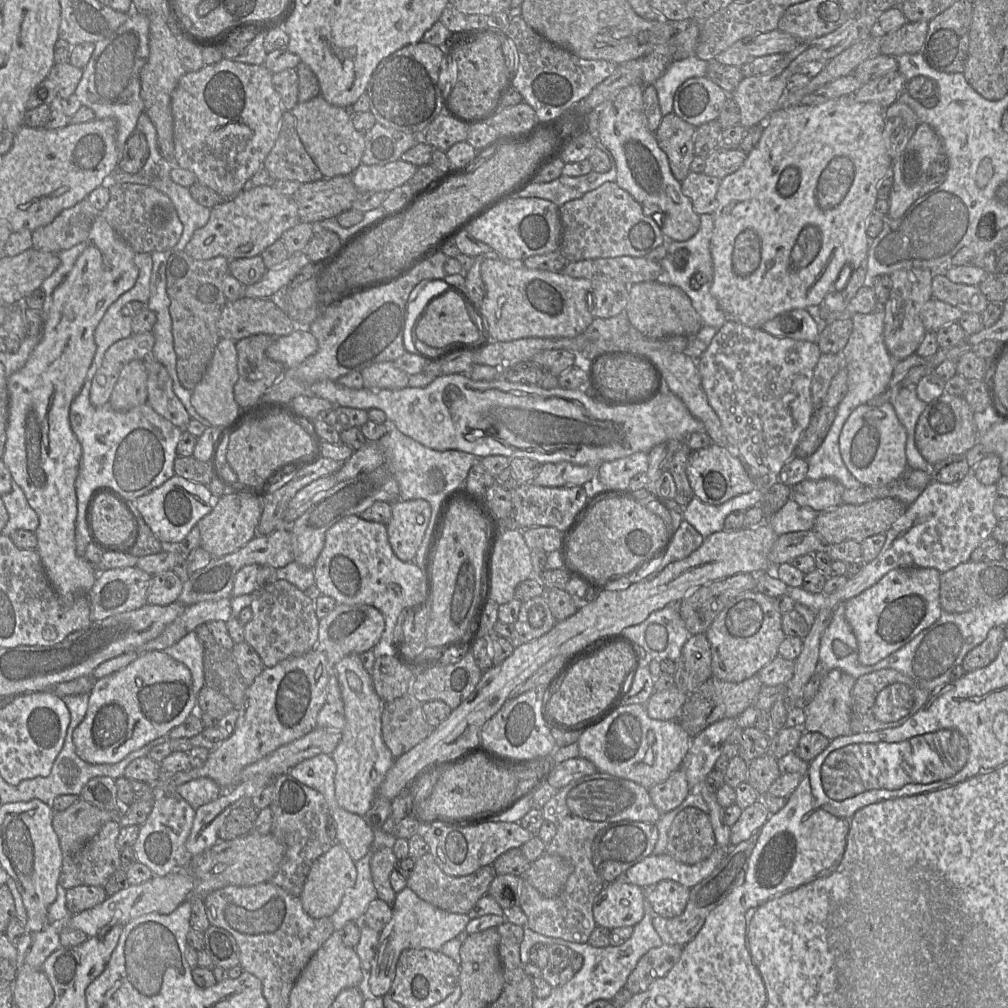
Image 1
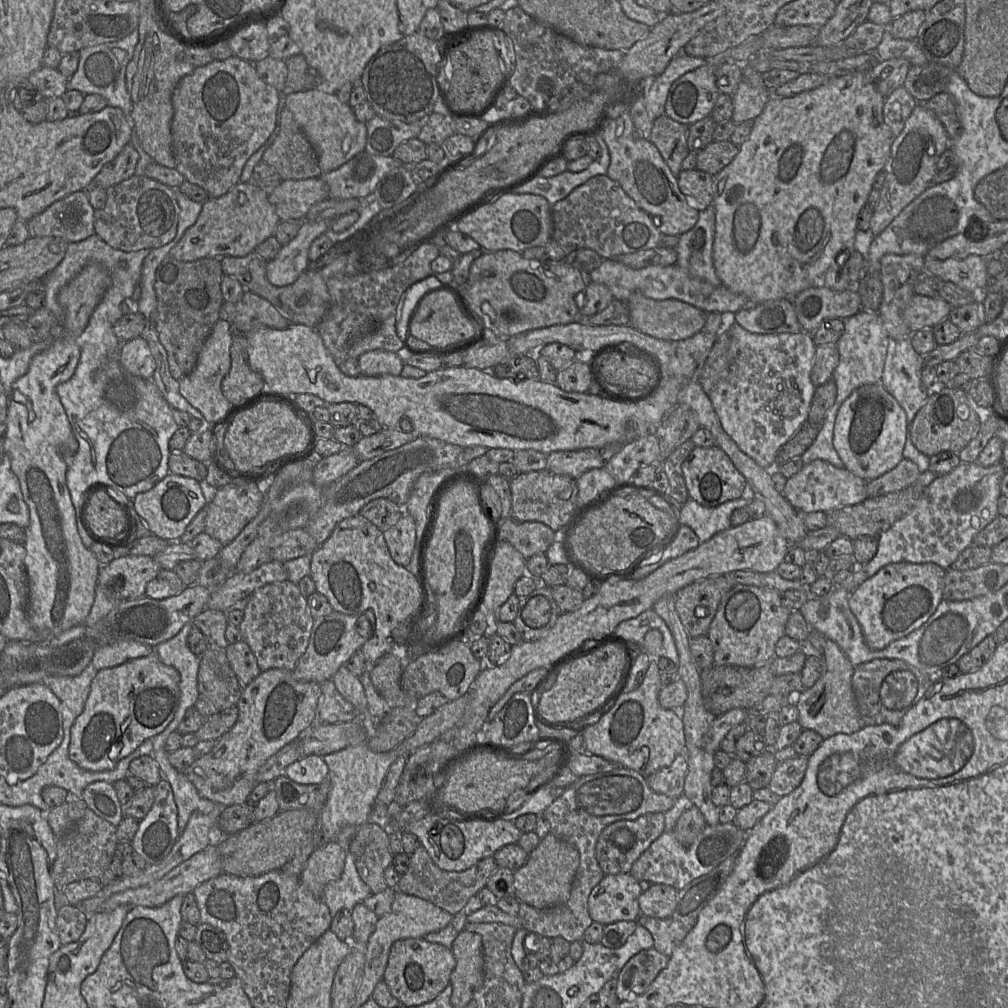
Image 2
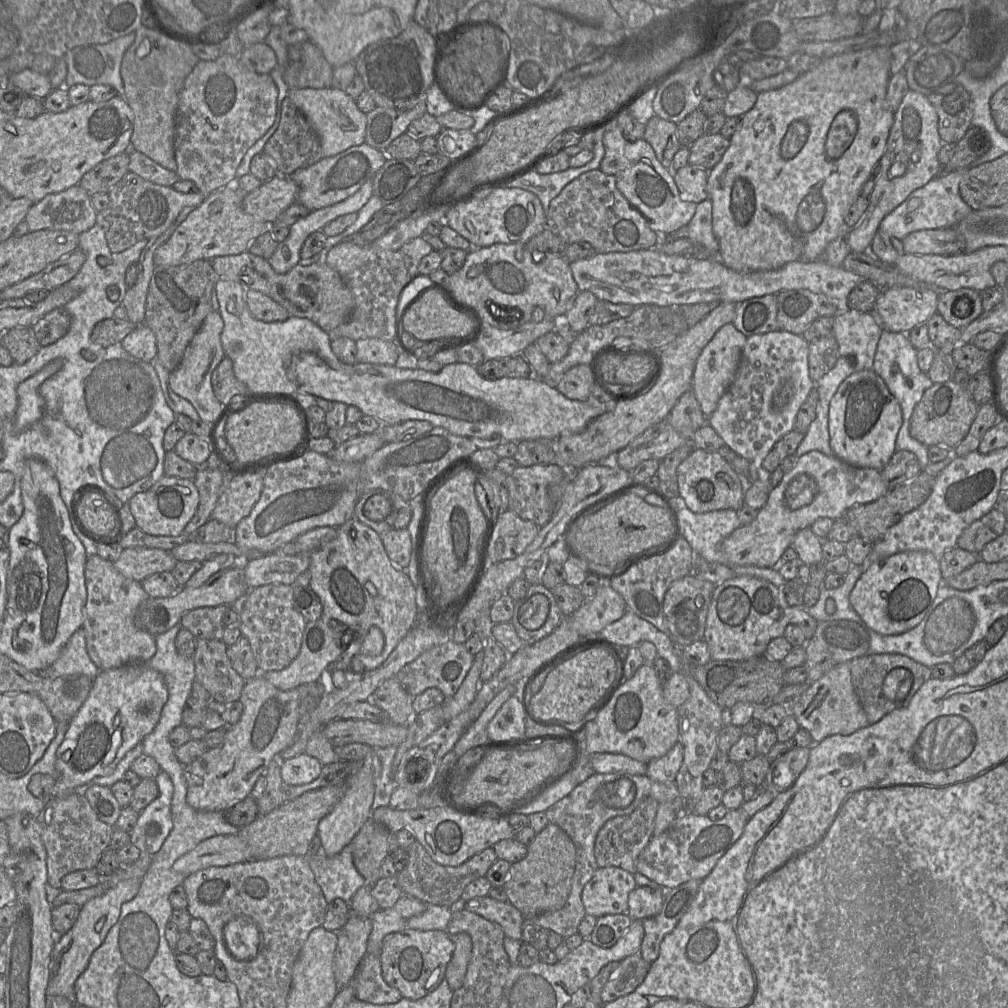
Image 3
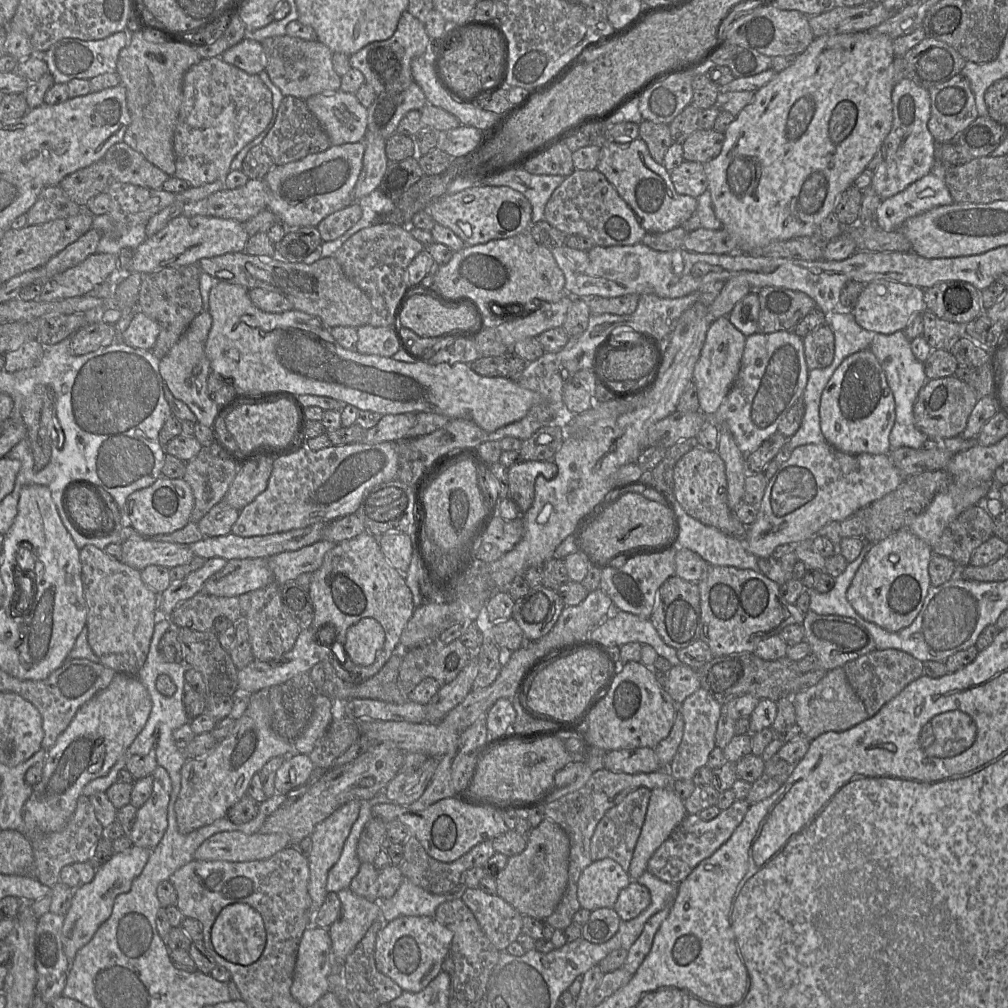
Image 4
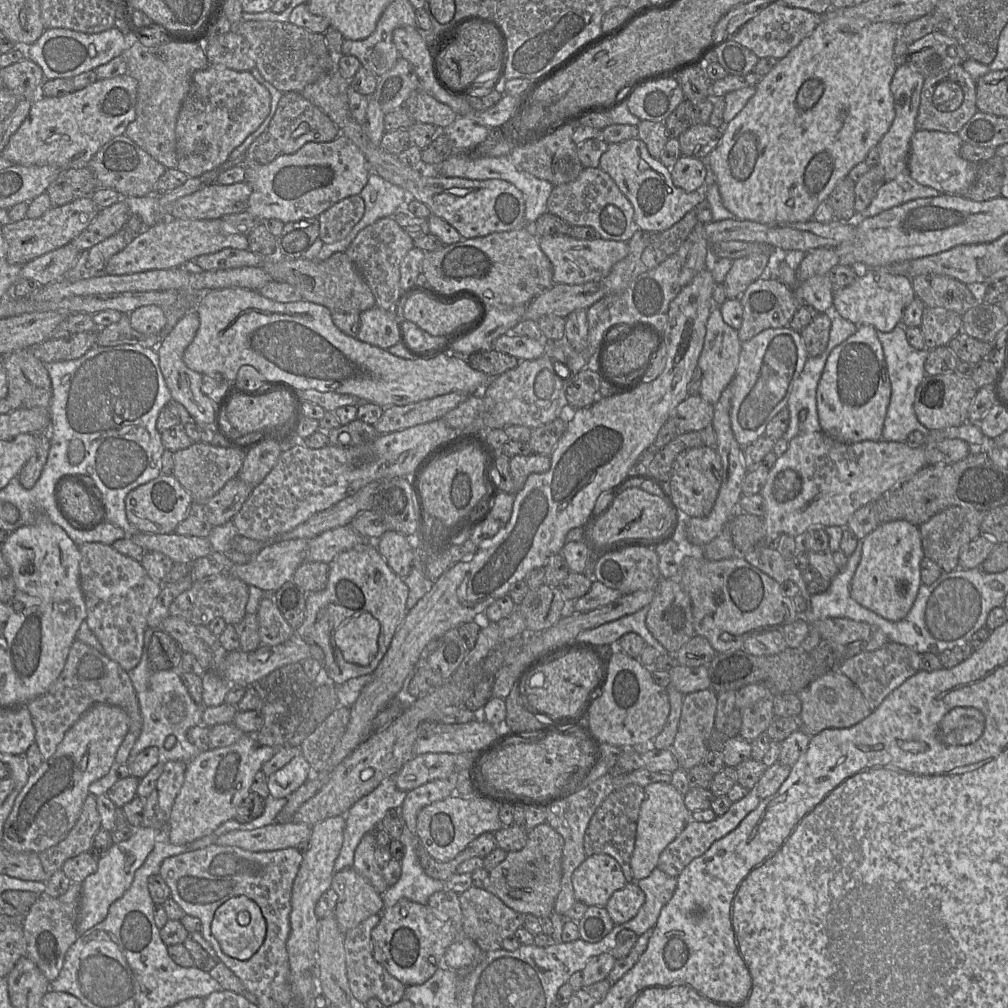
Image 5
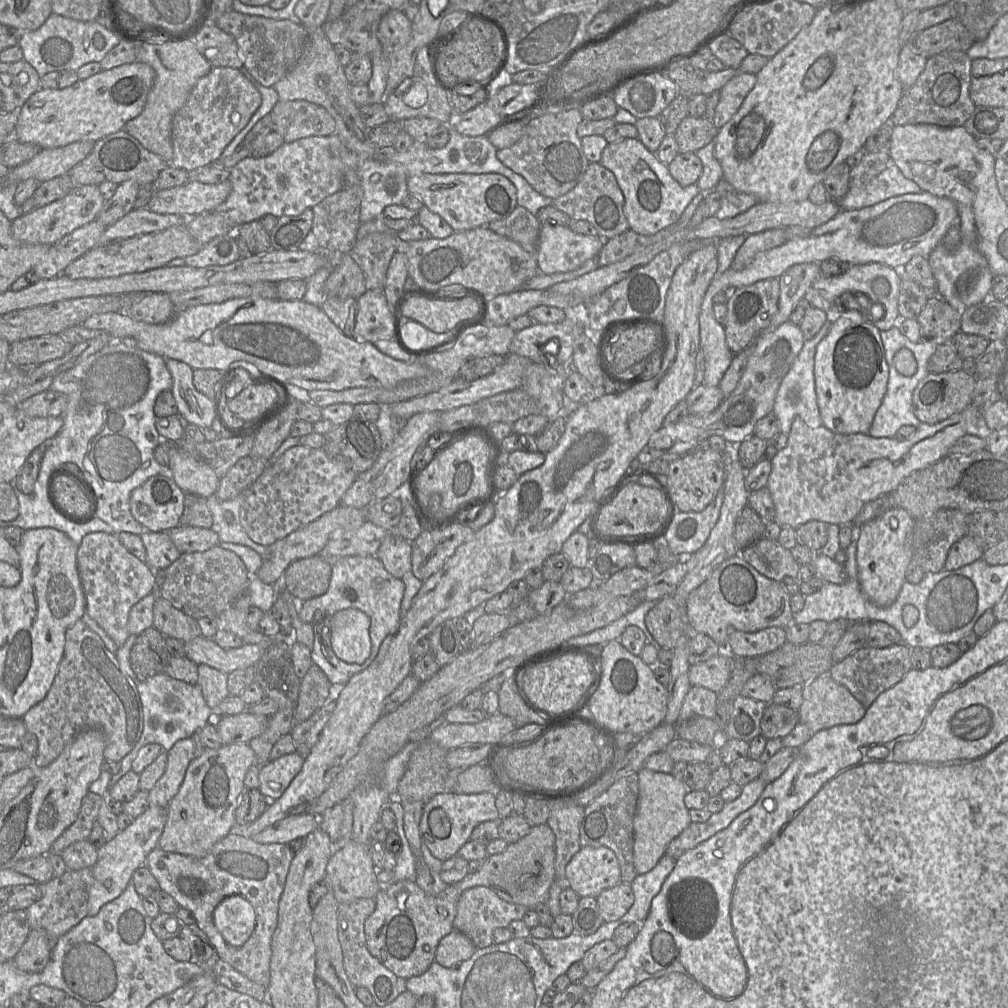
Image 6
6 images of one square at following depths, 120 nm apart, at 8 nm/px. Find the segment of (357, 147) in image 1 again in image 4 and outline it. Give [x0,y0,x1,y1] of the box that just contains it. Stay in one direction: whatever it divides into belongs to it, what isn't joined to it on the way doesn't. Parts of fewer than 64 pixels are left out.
[305,90,368,146]

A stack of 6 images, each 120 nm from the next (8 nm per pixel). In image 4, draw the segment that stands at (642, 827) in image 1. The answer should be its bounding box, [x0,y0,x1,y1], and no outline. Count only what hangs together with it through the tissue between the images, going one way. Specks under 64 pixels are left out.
[590,787,651,874]

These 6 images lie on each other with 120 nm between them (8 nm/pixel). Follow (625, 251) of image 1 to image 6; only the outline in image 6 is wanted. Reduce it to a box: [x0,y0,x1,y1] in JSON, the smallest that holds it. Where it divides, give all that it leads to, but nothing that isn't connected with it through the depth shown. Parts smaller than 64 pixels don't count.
[551,162,629,240]

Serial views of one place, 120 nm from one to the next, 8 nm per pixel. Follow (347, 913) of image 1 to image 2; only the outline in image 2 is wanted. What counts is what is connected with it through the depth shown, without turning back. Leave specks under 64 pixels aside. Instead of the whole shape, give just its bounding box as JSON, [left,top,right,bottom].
[322,851,371,917]

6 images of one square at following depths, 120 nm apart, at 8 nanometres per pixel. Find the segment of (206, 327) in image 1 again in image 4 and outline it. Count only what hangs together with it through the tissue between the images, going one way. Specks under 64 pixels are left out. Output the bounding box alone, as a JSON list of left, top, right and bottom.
[138,264,203,360]

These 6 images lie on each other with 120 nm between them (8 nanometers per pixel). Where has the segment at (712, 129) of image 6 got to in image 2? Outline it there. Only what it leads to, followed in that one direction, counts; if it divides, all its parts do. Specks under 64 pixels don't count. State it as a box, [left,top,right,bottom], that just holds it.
[696,141,739,175]

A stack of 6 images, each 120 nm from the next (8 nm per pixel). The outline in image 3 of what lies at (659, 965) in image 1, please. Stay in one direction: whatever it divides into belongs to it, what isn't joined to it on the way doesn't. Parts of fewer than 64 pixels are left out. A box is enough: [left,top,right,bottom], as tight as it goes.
[601,953,651,1004]

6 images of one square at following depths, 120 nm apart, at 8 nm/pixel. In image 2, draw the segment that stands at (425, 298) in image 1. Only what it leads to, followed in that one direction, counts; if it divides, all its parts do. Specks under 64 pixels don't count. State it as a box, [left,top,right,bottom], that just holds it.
[396,274,441,342]

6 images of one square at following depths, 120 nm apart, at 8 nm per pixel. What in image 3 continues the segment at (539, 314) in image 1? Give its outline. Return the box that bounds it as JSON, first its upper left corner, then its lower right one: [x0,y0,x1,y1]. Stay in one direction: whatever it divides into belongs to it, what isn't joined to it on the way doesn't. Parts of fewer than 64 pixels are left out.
[447,242,579,328]

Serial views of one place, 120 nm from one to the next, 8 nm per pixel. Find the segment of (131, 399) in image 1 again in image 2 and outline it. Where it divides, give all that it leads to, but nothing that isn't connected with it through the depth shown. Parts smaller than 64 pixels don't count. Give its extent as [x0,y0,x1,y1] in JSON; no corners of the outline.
[119,336,156,379]

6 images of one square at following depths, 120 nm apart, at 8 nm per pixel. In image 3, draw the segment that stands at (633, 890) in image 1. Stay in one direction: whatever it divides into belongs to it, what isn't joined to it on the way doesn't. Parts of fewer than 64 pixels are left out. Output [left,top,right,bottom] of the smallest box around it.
[582,866,637,917]

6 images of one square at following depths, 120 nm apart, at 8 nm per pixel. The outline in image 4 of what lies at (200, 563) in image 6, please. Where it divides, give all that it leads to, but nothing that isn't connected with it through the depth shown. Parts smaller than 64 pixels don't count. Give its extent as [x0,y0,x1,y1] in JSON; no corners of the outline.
[169,591,242,631]

